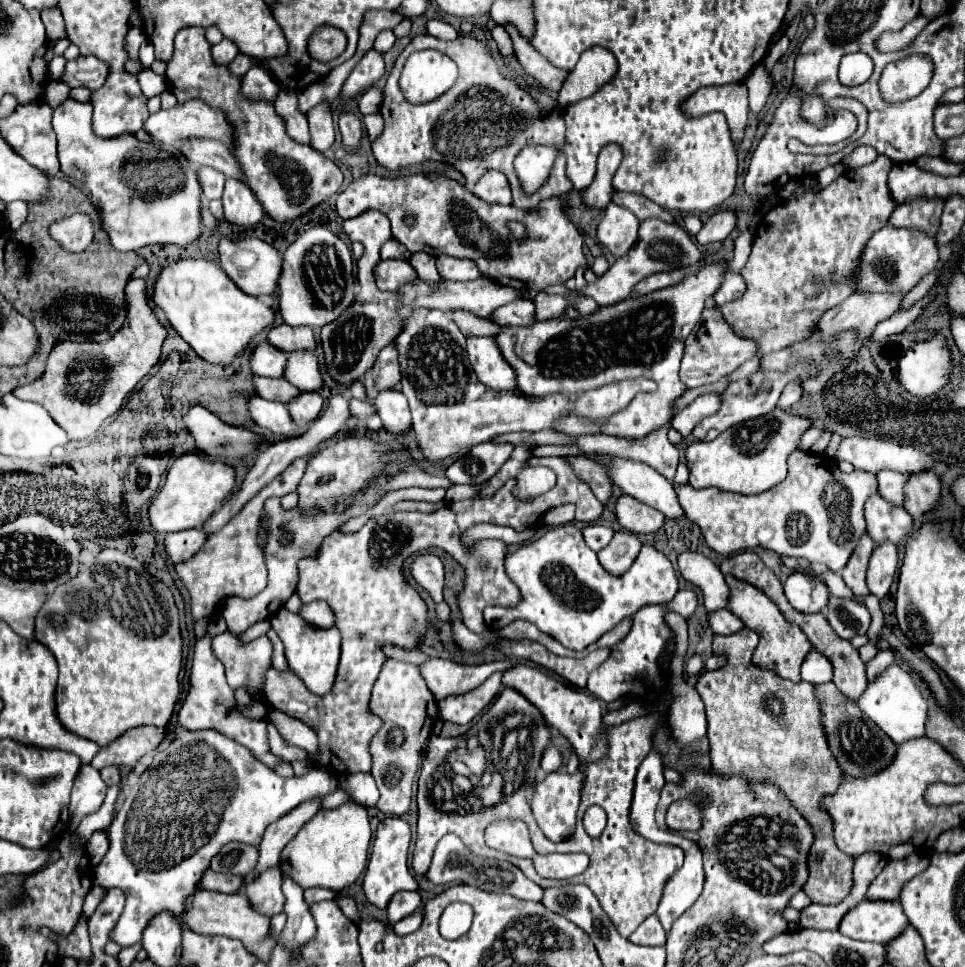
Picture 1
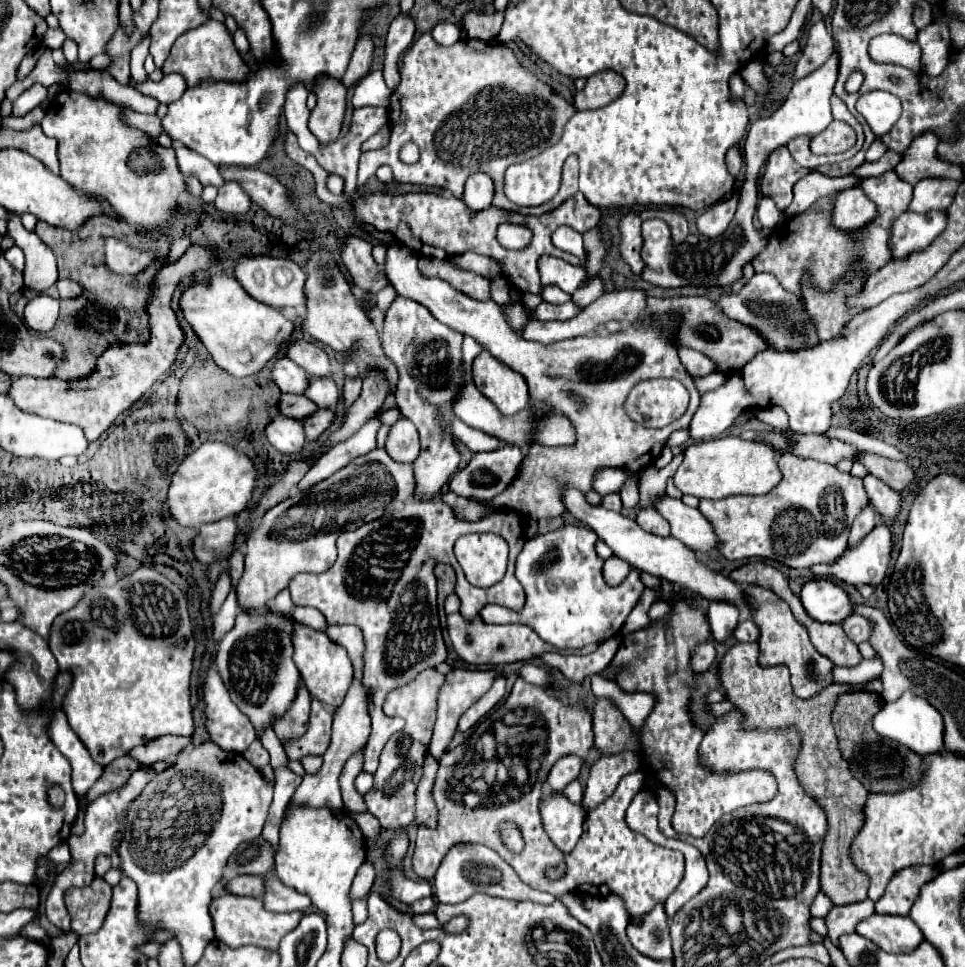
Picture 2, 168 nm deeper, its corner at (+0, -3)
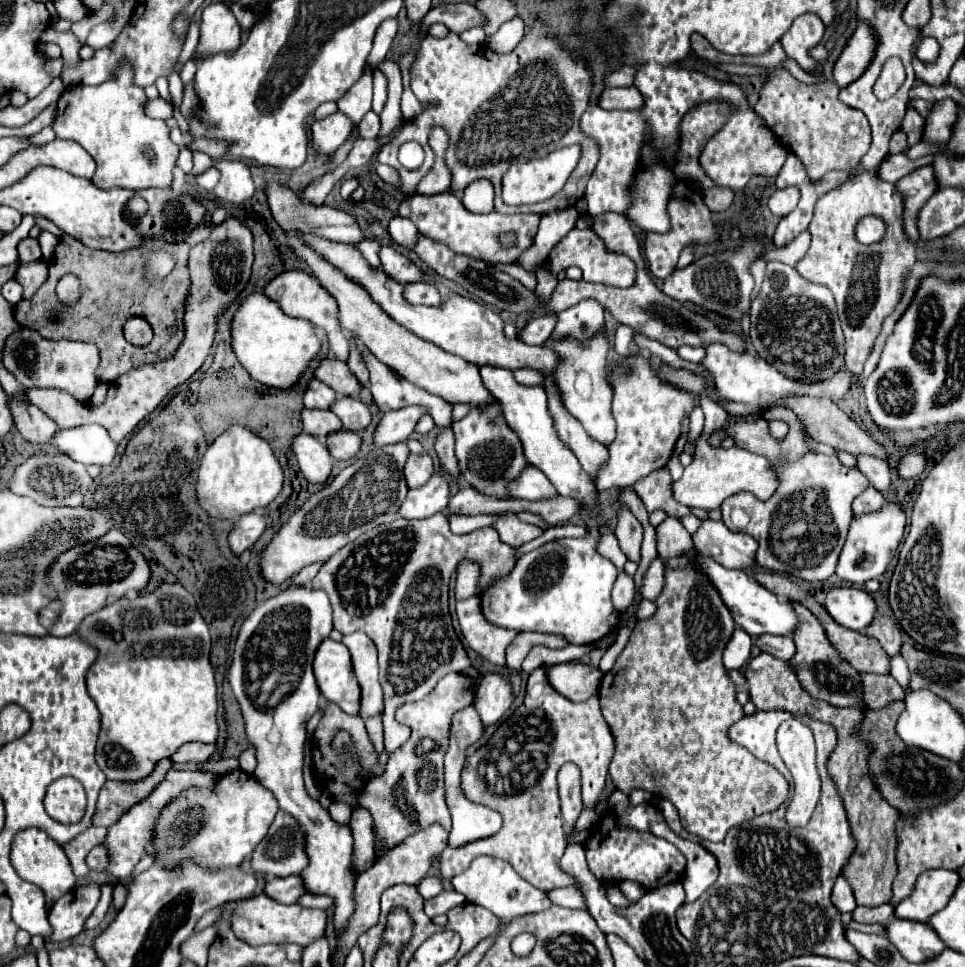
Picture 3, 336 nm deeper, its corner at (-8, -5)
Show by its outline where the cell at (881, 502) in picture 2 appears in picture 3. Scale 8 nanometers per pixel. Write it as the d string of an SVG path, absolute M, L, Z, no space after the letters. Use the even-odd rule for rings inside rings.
M860 455L858 457L858 469L868 477L870 485L878 491L888 491L890 489L890 467L886 461L876 459L876 457L868 457L868 455Z

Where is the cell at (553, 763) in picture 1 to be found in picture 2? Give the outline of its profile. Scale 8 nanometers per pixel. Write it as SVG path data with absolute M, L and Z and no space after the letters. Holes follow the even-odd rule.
M568 755L564 759L558 759L548 775L548 785L552 793L562 793L568 783L572 783L582 769L582 759L576 759L574 755Z

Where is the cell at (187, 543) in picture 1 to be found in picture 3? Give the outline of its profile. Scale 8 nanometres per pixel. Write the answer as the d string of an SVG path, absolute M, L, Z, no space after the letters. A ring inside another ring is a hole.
M262 511L248 513L238 523L234 523L234 529L228 535L228 545L230 545L232 553L238 557L246 549L250 549L256 543L256 539L264 533L264 527L266 527L266 523L262 517Z

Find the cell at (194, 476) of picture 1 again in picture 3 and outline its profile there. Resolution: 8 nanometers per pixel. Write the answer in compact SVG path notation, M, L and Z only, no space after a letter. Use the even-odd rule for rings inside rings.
M232 425L208 449L200 461L196 501L214 519L228 519L268 507L282 489L282 469L270 445L248 431L246 427Z

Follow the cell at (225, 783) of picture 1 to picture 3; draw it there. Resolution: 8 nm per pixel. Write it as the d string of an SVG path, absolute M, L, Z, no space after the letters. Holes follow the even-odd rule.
M242 769L230 771L220 777L220 789L188 789L180 801L172 801L172 805L160 813L156 819L156 837L152 839L152 855L156 857L156 863L166 869L176 869L186 859L194 861L202 869L240 867L244 861L248 861L254 847L264 839L276 811L276 799L268 789L264 789L264 785L258 785L256 777Z

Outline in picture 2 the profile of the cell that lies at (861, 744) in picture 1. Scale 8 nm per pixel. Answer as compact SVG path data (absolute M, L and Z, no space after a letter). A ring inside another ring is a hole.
M870 691L842 695L838 697L838 705L832 713L832 723L836 727L840 751L848 759L854 777L872 793L898 793L920 785L926 767L924 767L924 759L918 753L892 739L880 737L872 729L872 717L882 709L882 705L884 699L878 693L870 693Z

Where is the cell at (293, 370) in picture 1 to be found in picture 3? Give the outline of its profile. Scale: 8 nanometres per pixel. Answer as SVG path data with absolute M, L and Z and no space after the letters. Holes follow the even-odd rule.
M354 397L336 399L332 403L330 411L334 411L340 417L344 429L350 429L350 431L364 429L370 423L370 417L372 417L368 407L360 399L354 399Z

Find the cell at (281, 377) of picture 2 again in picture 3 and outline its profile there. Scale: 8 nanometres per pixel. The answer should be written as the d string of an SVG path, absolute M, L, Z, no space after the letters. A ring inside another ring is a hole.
M312 377L308 381L308 387L304 389L304 405L310 409L328 409L330 403L336 399L336 393L328 389L322 381Z

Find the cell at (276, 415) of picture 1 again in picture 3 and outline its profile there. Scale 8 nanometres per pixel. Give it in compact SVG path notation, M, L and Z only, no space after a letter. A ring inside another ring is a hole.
M298 433L292 439L292 453L298 459L300 471L312 483L324 483L332 471L332 457L326 445L308 433Z

